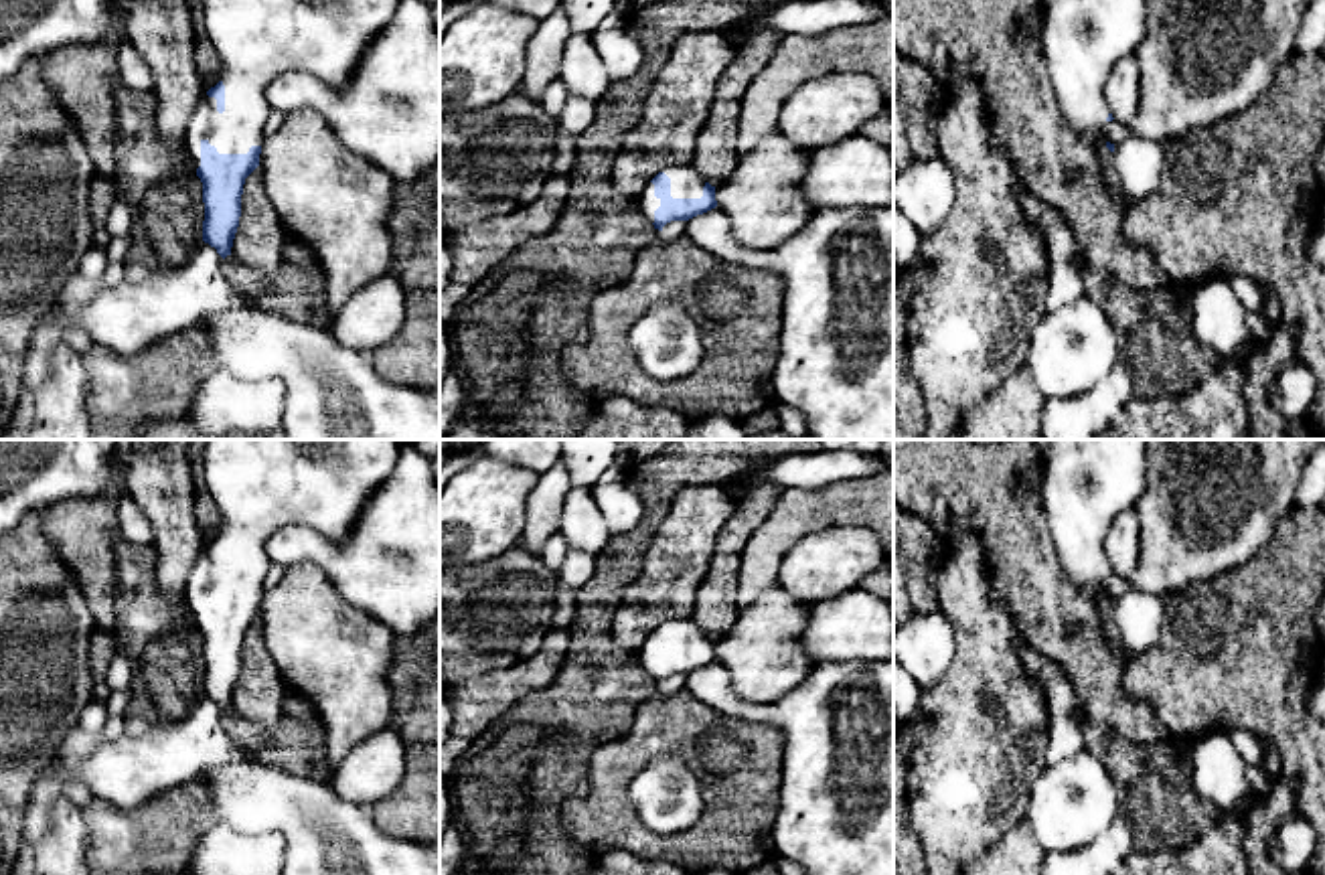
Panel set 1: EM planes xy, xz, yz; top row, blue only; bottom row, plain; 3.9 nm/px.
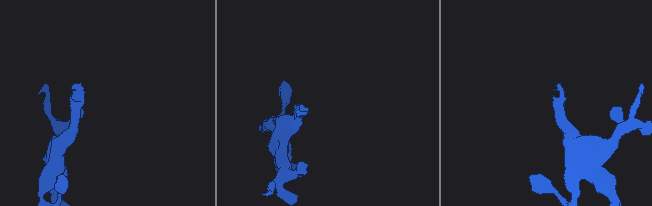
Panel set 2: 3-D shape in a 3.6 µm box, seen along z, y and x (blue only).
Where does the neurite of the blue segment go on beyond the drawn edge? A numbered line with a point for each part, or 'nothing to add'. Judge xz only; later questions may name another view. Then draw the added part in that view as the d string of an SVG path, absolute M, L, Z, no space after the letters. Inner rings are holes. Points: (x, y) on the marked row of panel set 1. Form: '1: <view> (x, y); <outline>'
1: xz (685, 181); M693 164L667 166L662 170L671 178L673 198L701 198L705 180Z

